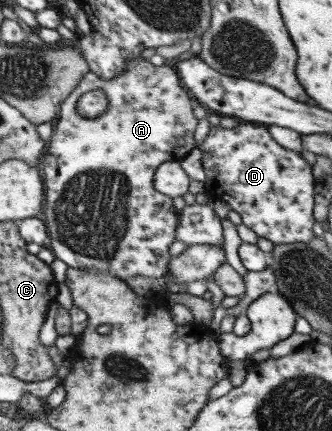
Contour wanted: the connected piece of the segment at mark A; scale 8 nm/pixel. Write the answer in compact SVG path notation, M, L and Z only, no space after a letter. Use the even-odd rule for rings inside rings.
M129 56L127 58L127 70L110 80L102 80L97 74L89 72L84 75L80 84L68 95L68 98L60 106L60 113L54 122L51 139L42 158L40 158L40 169L44 172L43 186L45 187L46 205L42 218L48 227L49 242L47 247L54 253L55 258L63 260L69 267L98 271L99 273L112 273L125 281L129 276L149 276L157 282L169 270L169 261L172 259L168 250L170 244L175 241L175 228L178 225L179 215L174 207L171 196L158 192L153 186L156 169L160 164L168 161L181 161L196 146L195 130L199 120L194 116L191 105L191 95L183 86L177 70L168 65L156 67L140 56ZM101 89L106 95L108 106L99 116L89 119L79 115L77 102L91 90Z

